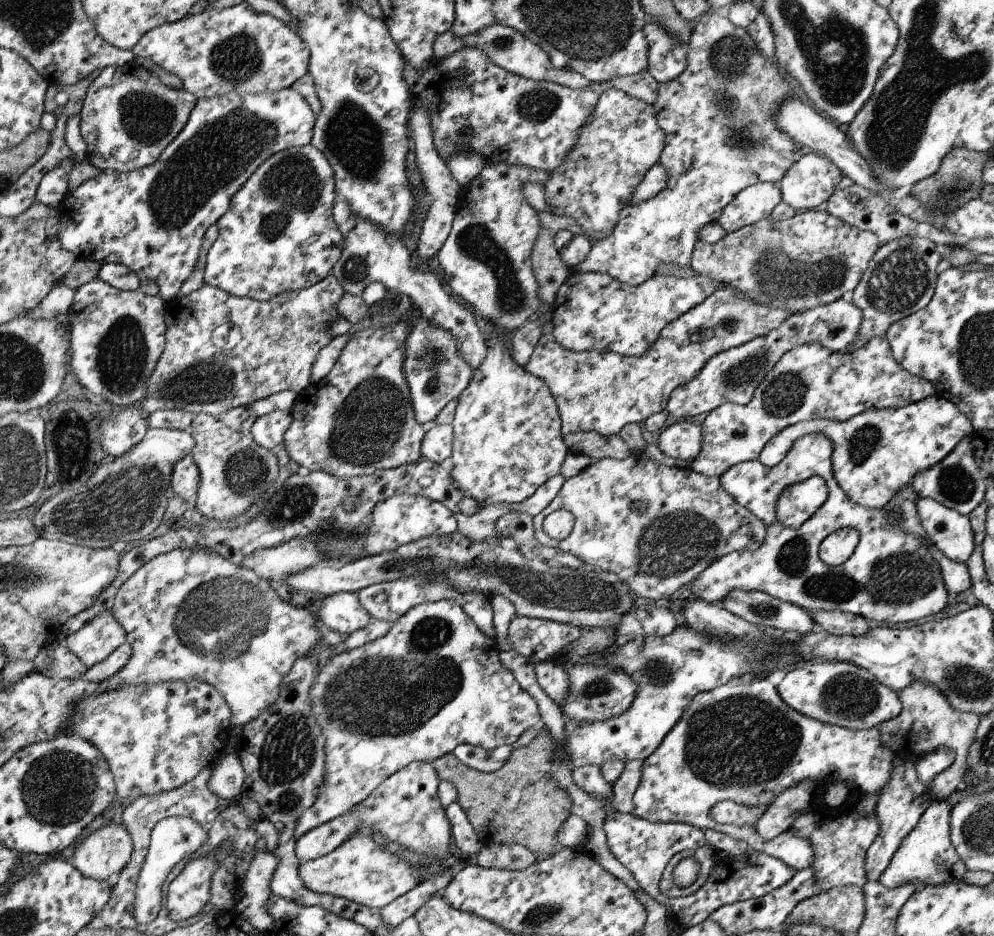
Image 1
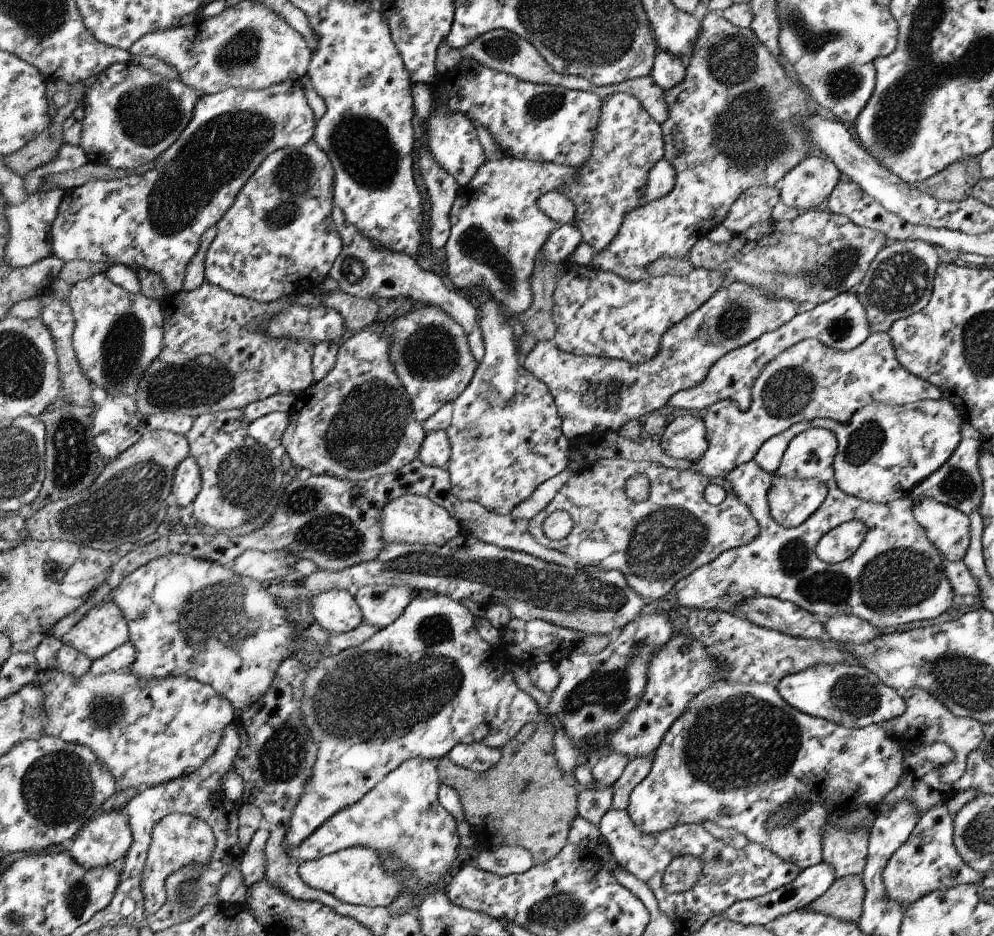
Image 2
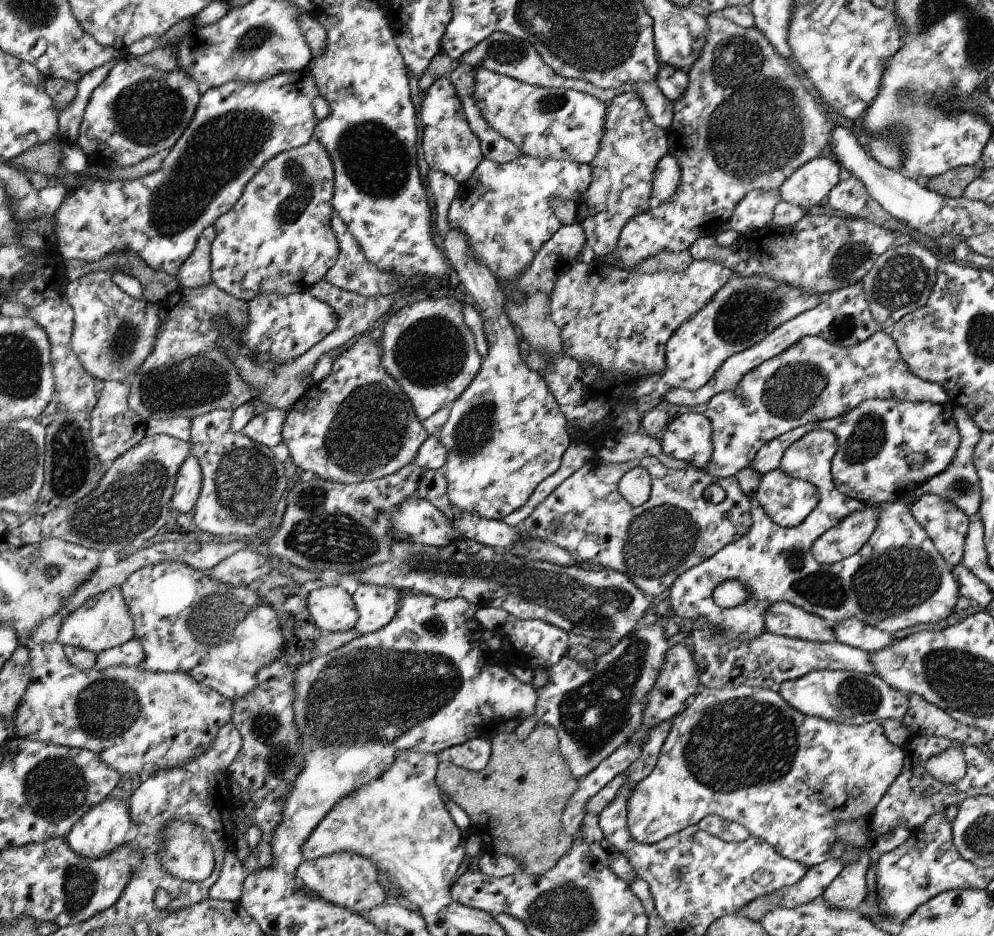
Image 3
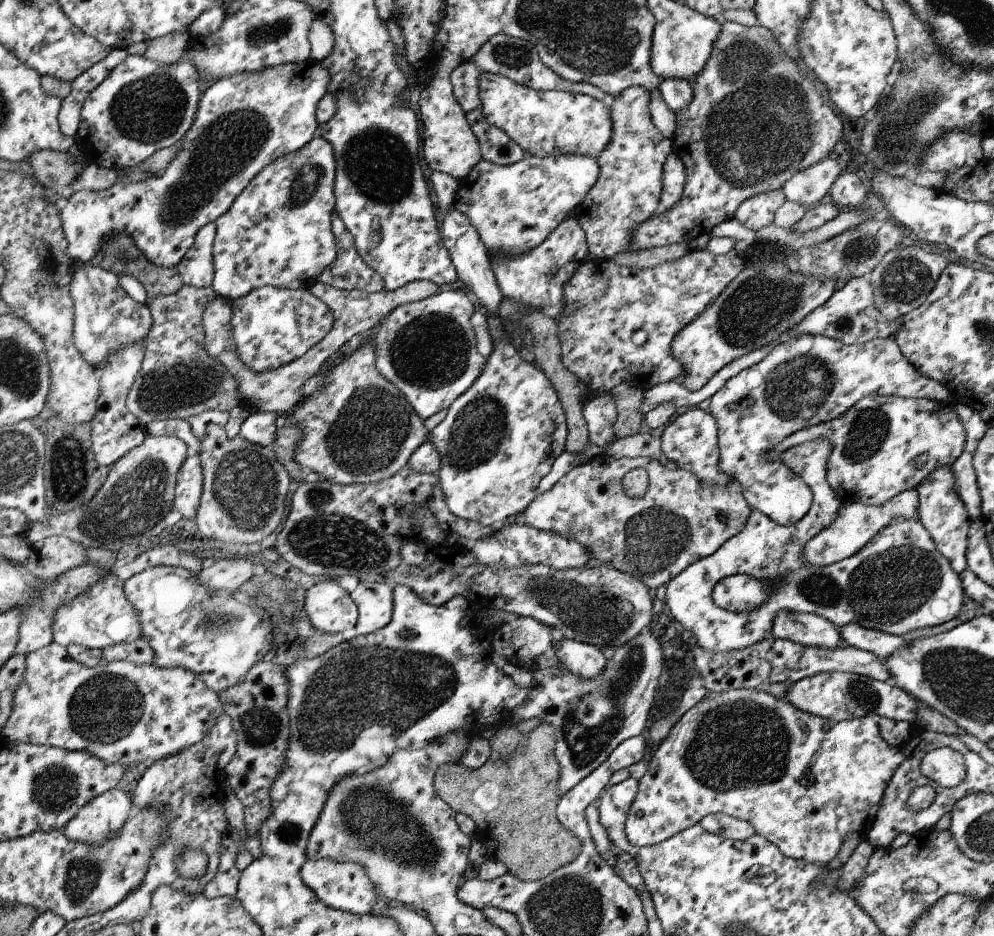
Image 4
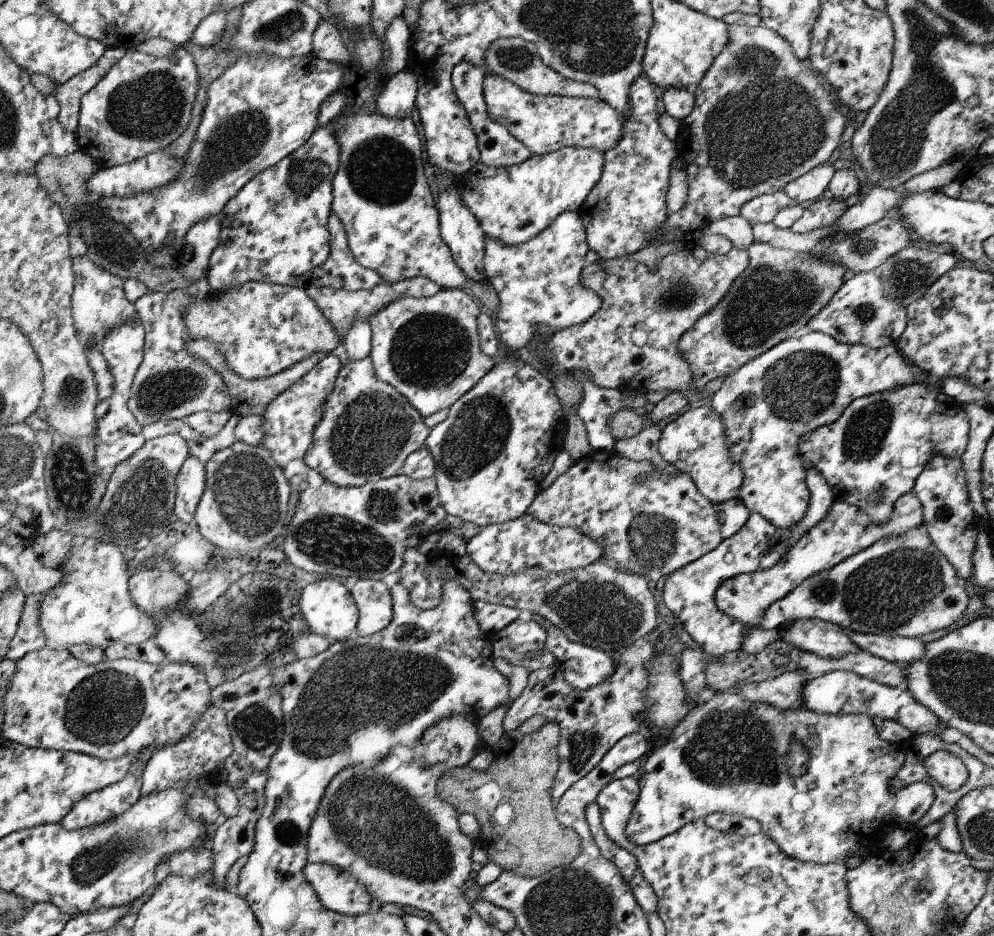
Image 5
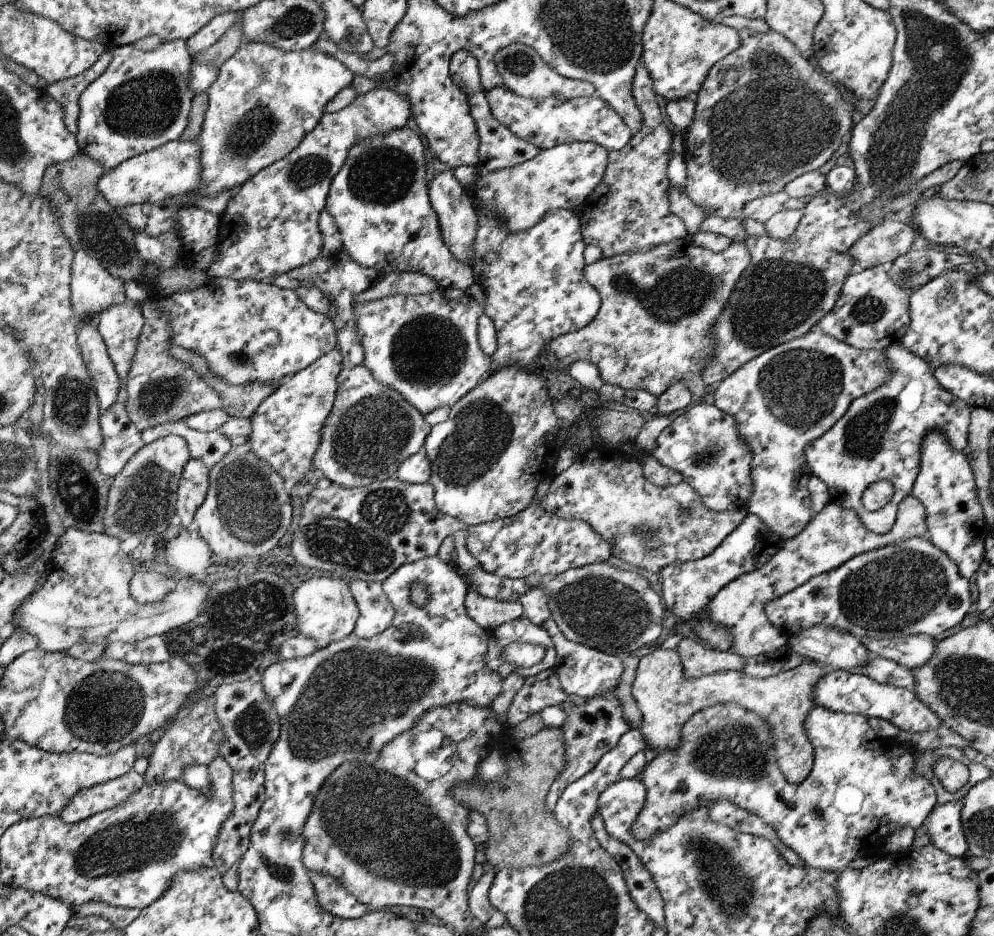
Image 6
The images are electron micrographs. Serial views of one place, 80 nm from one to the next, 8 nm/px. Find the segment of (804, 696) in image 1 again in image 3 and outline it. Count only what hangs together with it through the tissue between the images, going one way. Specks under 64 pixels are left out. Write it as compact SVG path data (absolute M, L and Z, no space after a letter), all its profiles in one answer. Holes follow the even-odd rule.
M845 670L809 672L795 680L781 682L777 692L799 713L837 723L863 724L871 720L882 722L887 719L899 721L910 708L908 696L887 686L877 675Z

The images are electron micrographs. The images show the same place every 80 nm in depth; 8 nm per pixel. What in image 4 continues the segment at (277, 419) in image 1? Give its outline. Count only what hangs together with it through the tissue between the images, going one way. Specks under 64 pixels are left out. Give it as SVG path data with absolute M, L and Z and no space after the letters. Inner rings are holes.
M257 411L242 420L237 435L256 445L271 445L276 438L276 419L273 411Z

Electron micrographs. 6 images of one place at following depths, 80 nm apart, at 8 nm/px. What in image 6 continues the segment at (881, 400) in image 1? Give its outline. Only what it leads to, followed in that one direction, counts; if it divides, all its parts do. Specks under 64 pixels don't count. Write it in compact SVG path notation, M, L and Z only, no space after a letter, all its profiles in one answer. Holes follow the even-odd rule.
M814 329L809 330L809 332L805 333L803 336L791 339L783 344L774 346L769 350L762 351L759 356L747 361L745 365L734 370L729 377L725 377L721 382L716 384L715 392L710 401L713 405L718 407L719 410L722 410L725 414L731 415L734 418L737 422L738 434L744 439L744 442L750 449L752 455L752 462L750 464L752 491L750 497L746 500L745 509L747 512L757 516L757 518L769 528L774 535L780 536L785 541L794 537L796 534L801 533L805 526L809 524L811 517L813 516L812 510L810 509L810 493L806 487L806 482L811 474L806 465L805 446L810 444L811 441L817 440L817 438L825 433L826 430L829 430L835 422L845 414L845 411L852 400L877 389L878 386L883 385L888 380L889 376L890 368L886 365L885 350L857 350L855 347L849 346L847 343L841 342L839 339L823 333L821 330Z

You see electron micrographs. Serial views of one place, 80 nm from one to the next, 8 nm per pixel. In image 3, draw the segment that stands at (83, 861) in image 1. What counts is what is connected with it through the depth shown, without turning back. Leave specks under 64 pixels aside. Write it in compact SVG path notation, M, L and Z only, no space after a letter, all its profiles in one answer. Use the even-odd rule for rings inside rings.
M107 798L107 801L99 802L99 805L87 810L87 813L75 822L73 829L67 834L66 844L85 858L102 858L123 845L131 825L128 803L120 798Z

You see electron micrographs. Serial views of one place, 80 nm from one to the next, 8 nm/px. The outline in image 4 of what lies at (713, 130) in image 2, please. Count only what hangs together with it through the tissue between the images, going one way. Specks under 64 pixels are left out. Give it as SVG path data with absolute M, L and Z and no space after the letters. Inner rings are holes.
M720 20L720 26L722 29L719 30L719 38L717 42L715 42L714 49L711 50L709 60L707 60L703 70L699 70L699 74L691 81L693 94L690 105L674 113L676 126L674 135L671 136L672 152L681 159L685 173L685 182L681 196L671 208L668 208L663 213L651 215L646 221L640 222L630 232L629 251L655 249L665 245L675 245L679 243L685 244L685 240L689 240L689 238L709 234L715 225L733 219L735 209L737 209L746 198L749 198L751 195L781 189L781 186L787 181L790 181L799 171L817 164L817 162L823 160L823 158L827 158L827 156L831 154L831 146L833 146L833 144L839 140L839 136L841 136L841 120L839 120L839 118L823 118L823 116L829 116L829 110L823 108L823 96L819 96L820 86L813 80L811 86L801 86L801 84L797 84L797 88L795 88L793 82L795 82L795 78L799 80L799 70L802 68L801 62L789 58L789 56L785 54L785 50L779 46L779 42L775 40L775 36L771 34L767 28L762 28L758 25L745 27L738 23L724 20Z

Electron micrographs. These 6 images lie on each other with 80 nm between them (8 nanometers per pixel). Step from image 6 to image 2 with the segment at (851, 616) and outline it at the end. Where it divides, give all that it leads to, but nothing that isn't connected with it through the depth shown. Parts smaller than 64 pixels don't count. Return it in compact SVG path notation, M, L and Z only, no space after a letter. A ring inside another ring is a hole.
M807 428L790 441L783 454L781 464L773 472L764 471L755 461L747 461L731 470L724 476L739 498L749 508L751 516L759 522L760 532L749 544L743 544L725 550L714 561L695 569L689 576L682 578L674 586L672 598L676 597L679 608L690 610L713 610L713 612L729 612L735 614L741 602L754 596L778 598L792 602L808 613L820 619L835 615L853 615L871 623L876 628L895 628L915 620L931 620L945 612L950 607L954 596L951 585L945 576L941 562L941 554L934 547L934 543L926 537L925 531L915 522L913 503L908 496L881 504L868 503L864 500L846 495L834 479L832 467L833 456L838 448L837 439L831 431L825 428ZM817 477L826 486L826 500L801 525L796 527L782 527L771 518L767 498L768 491L776 479L810 479ZM855 519L866 526L866 534L862 544L847 558L846 561L831 565L824 563L818 557L816 549L820 538L826 536L836 526L851 522Z

